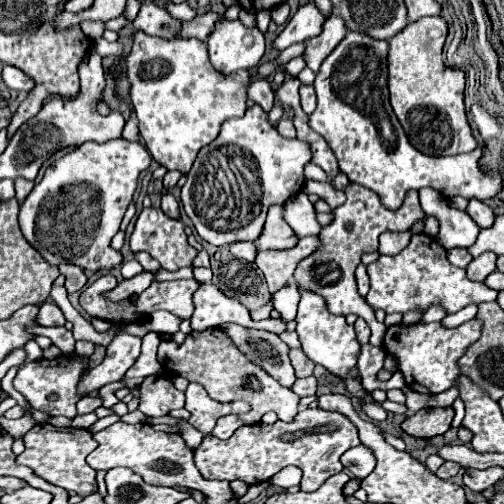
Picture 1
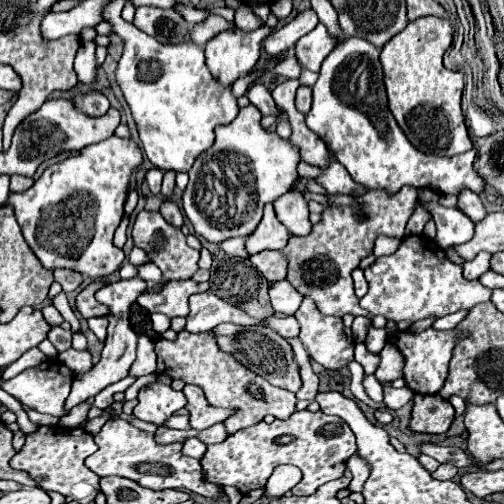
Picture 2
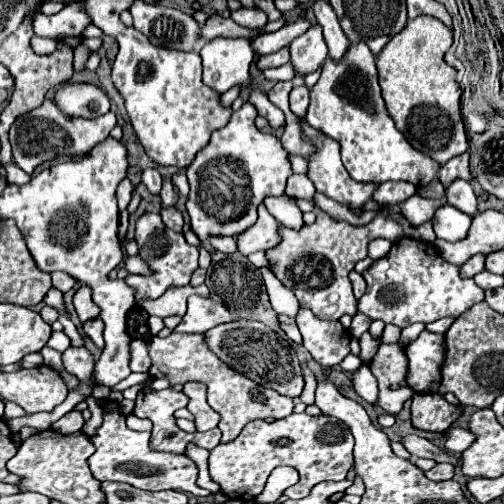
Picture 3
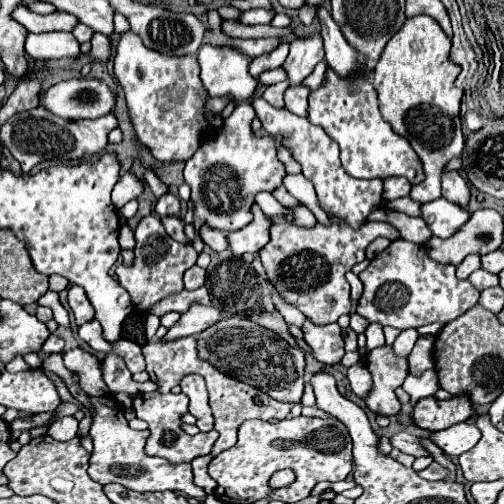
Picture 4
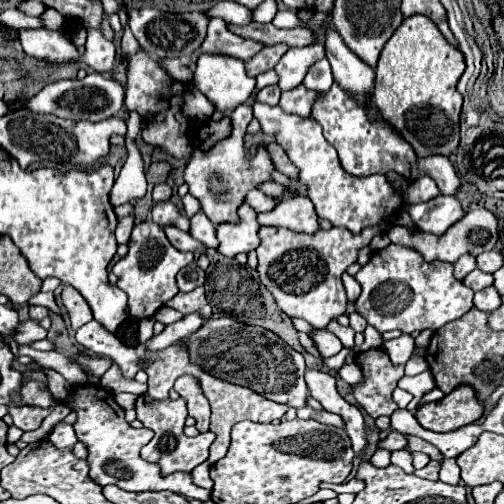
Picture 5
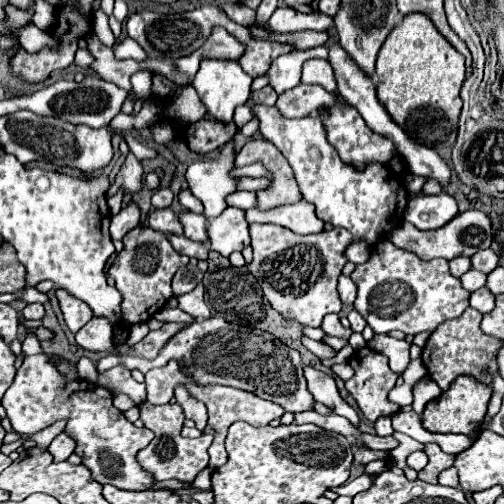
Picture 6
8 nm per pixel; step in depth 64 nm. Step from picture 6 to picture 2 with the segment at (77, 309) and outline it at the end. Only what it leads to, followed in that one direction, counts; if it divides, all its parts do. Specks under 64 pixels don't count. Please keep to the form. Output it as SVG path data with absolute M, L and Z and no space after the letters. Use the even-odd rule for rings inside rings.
M104 280L92 282L92 284L88 284L88 286L78 294L78 298L76 298L76 308L78 308L78 312L80 312L84 318L106 316L106 314L108 314L108 306L96 302L96 298L94 298L96 290L100 290L102 286L104 286Z

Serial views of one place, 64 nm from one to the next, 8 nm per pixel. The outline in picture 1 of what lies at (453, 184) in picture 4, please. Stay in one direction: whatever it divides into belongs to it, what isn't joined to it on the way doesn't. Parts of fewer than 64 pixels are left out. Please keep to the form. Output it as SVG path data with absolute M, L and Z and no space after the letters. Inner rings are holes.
M470 200L466 212L472 216L472 220L476 220L476 224L480 224L480 228L490 228L496 220L496 214L492 212L492 208L478 200Z

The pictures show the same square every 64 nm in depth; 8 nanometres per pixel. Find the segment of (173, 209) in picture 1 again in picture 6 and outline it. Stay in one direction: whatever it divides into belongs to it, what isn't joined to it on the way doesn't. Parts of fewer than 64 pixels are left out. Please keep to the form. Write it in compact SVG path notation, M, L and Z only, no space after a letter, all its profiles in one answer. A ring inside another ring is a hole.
M184 234L170 236L170 244L172 244L172 248L176 248L176 252L186 254L190 258L198 258L198 260L206 260L208 258L208 246L202 244L202 242L194 242L194 240L186 238Z

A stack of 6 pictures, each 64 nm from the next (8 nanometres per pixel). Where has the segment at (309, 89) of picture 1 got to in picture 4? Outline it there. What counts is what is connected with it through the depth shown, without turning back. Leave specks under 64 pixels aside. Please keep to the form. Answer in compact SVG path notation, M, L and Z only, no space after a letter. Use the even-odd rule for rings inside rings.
M304 84L288 88L288 92L284 96L286 110L290 110L298 116L306 116L308 114L308 94L310 94L310 90Z

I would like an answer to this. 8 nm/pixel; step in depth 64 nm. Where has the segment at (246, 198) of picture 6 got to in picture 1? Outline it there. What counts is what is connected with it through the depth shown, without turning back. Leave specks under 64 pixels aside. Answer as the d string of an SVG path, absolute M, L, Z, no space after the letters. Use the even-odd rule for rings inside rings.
M304 192L292 196L292 200L288 200L284 204L284 218L288 218L288 224L294 228L294 232L300 238L318 234L322 228L316 220L314 204L308 200L308 196Z

